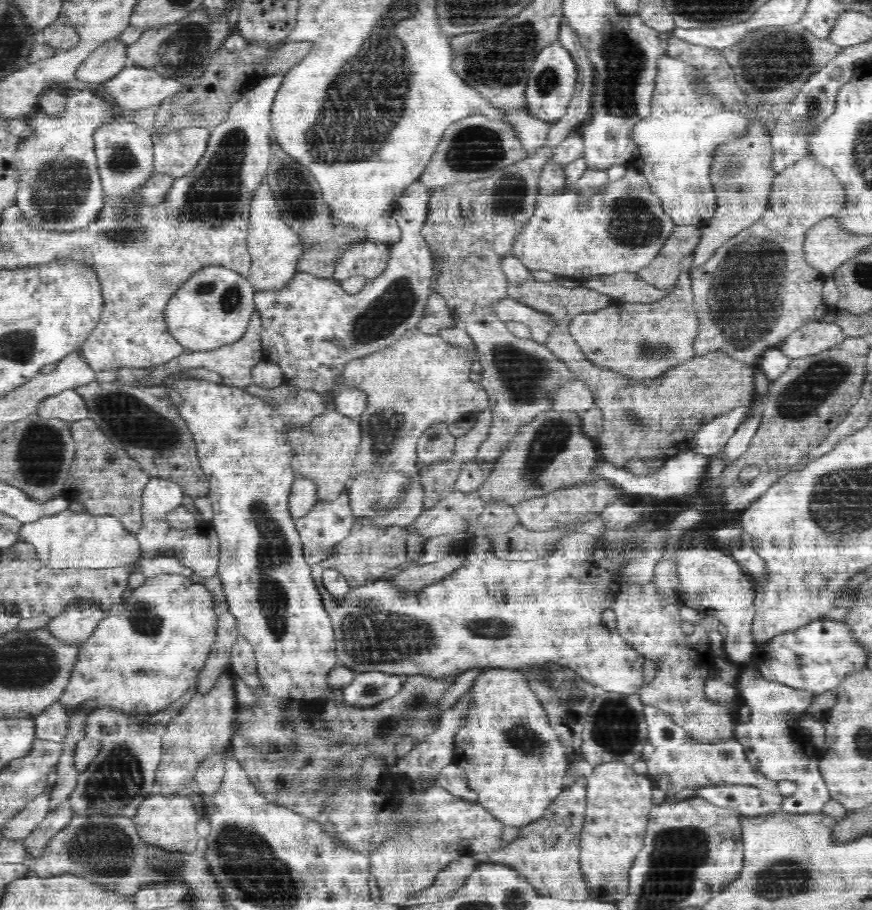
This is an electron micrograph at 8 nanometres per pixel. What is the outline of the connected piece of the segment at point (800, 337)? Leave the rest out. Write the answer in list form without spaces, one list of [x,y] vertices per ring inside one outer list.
[[[808,321],[791,336],[788,336],[788,339],[779,347],[786,356],[796,360],[815,356],[846,338],[844,329],[835,322]]]

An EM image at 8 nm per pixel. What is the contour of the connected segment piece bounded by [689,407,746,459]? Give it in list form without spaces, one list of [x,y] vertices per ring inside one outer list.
[[[738,407],[709,420],[695,432],[689,450],[709,459],[714,458],[723,451],[728,439],[736,432],[738,424],[744,420],[744,414],[746,407]]]

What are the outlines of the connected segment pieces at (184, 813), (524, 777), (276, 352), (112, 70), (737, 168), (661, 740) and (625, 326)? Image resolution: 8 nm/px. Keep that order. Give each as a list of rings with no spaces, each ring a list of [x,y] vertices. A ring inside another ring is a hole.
[[[150,794],[140,804],[134,817],[142,840],[169,851],[192,853],[196,848],[196,842],[200,840],[200,834],[196,832],[198,816],[200,815],[190,796],[180,798],[180,796],[160,796],[160,794],[154,796],[154,794]]]
[[[484,669],[477,674],[468,694],[469,706],[462,712],[461,726],[454,736],[454,762],[466,770],[470,788],[478,794],[478,802],[506,826],[527,825],[543,818],[544,812],[563,791],[562,778],[569,766],[566,752],[548,725],[544,709],[528,689],[523,674],[514,670]]]
[[[416,179],[403,194],[394,213],[402,230],[400,240],[389,245],[390,257],[386,267],[378,276],[369,279],[360,292],[350,294],[333,276],[317,277],[310,273],[298,273],[290,285],[278,292],[255,292],[256,308],[262,319],[260,336],[264,360],[279,365],[284,371],[285,384],[320,395],[322,410],[337,410],[335,396],[342,388],[341,378],[348,363],[384,350],[409,329],[417,328],[424,318],[431,295],[433,263],[422,230],[430,212],[433,190],[423,180]]]
[[[118,36],[106,38],[78,67],[75,77],[96,84],[109,81],[128,64],[128,49],[129,46],[120,41]]]
[[[752,128],[747,137],[718,150],[711,177],[720,206],[718,206],[716,216],[708,224],[703,225],[704,233],[695,248],[696,267],[705,264],[717,248],[763,216],[768,205],[772,180],[775,177],[770,167],[772,156],[770,142],[771,139],[768,139],[766,134],[762,134],[760,128]]]
[[[646,705],[648,740],[644,746],[643,758],[648,764],[650,780],[665,794],[665,800],[674,798],[682,790],[699,789],[700,786],[720,784],[749,784],[766,790],[775,790],[777,781],[762,774],[755,764],[748,760],[744,747],[737,739],[730,738],[718,744],[702,744],[690,738],[680,725],[661,708]]]
[[[680,273],[677,289],[654,302],[613,301],[608,306],[576,314],[570,322],[570,334],[590,362],[638,379],[656,378],[676,364],[697,356],[693,346],[700,334],[700,321],[693,305],[690,277]]]

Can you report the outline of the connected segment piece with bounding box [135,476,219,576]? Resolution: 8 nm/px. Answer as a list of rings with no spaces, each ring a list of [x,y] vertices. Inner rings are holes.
[[[150,476],[140,494],[142,524],[135,532],[135,537],[141,544],[143,558],[155,557],[162,553],[175,554],[186,566],[193,568],[196,574],[212,576],[217,573],[219,567],[219,538],[214,528],[208,523],[178,530],[167,519],[172,511],[184,506],[188,495],[183,485],[176,480]]]

